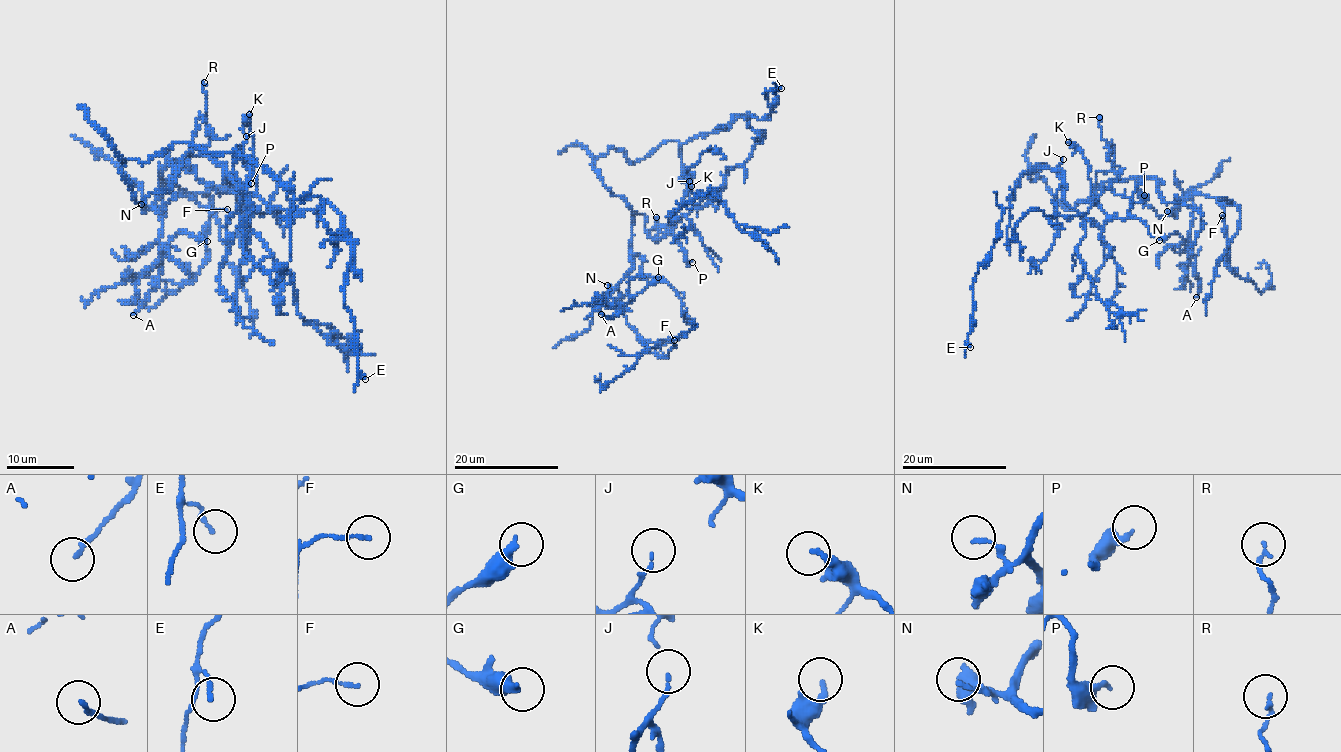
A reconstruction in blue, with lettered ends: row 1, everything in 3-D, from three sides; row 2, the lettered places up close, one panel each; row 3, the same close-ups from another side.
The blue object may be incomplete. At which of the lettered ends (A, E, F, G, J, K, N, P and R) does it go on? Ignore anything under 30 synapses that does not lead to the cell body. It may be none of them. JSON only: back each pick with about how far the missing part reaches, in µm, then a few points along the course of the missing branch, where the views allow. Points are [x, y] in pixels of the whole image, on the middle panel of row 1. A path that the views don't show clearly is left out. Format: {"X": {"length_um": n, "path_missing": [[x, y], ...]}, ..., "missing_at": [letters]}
{"missing_at": []}

